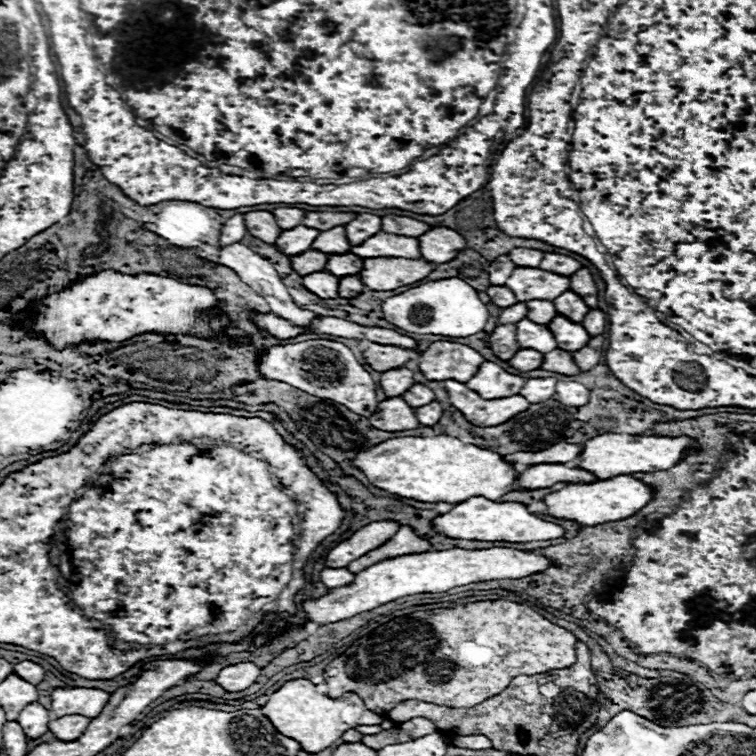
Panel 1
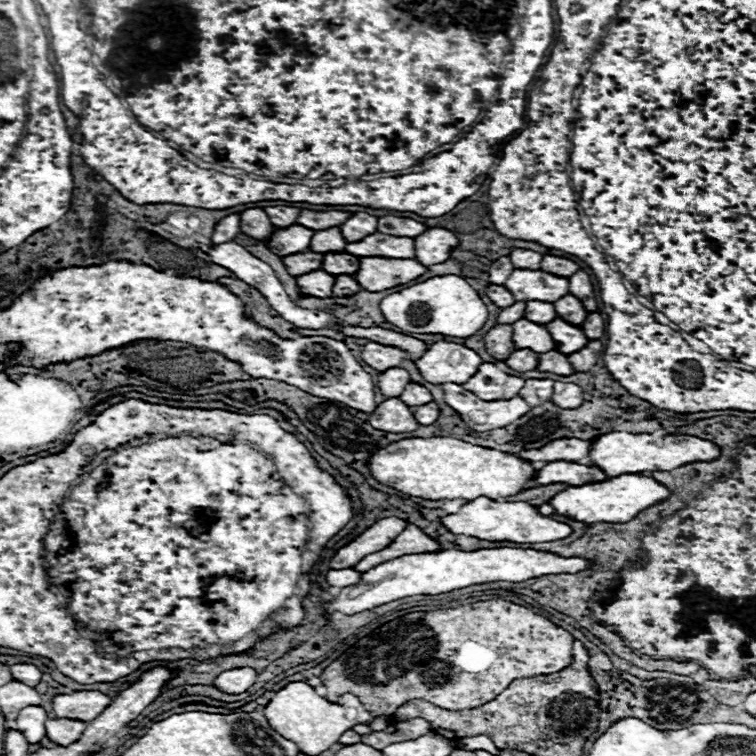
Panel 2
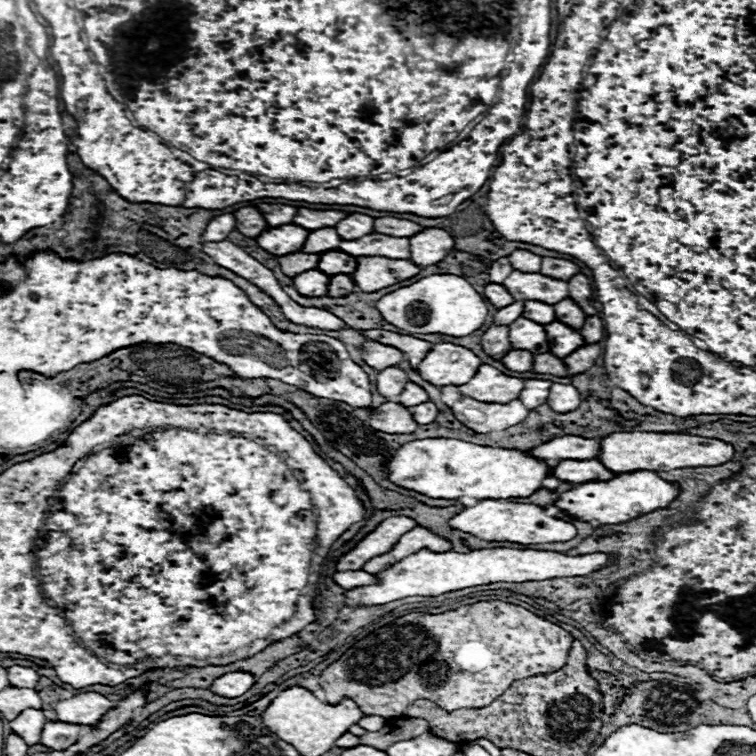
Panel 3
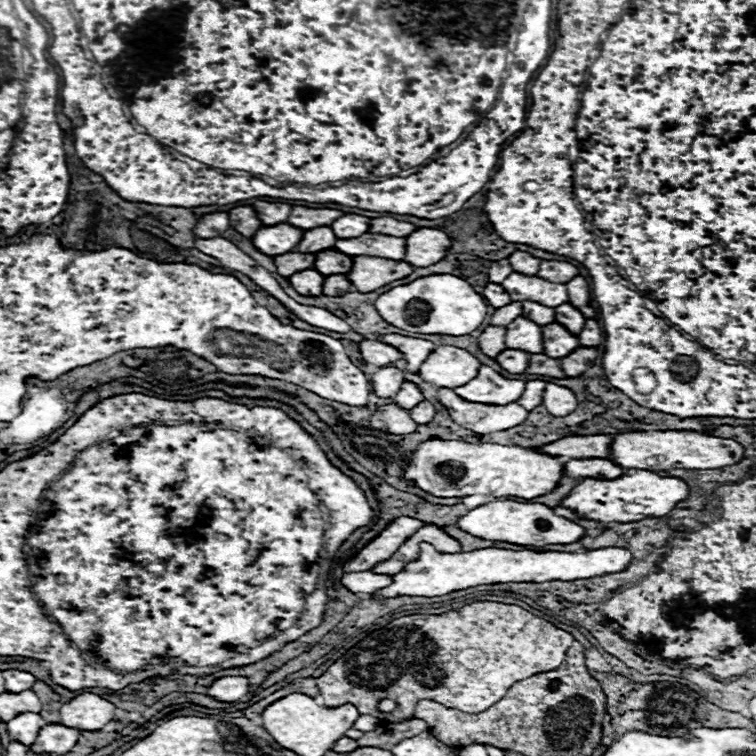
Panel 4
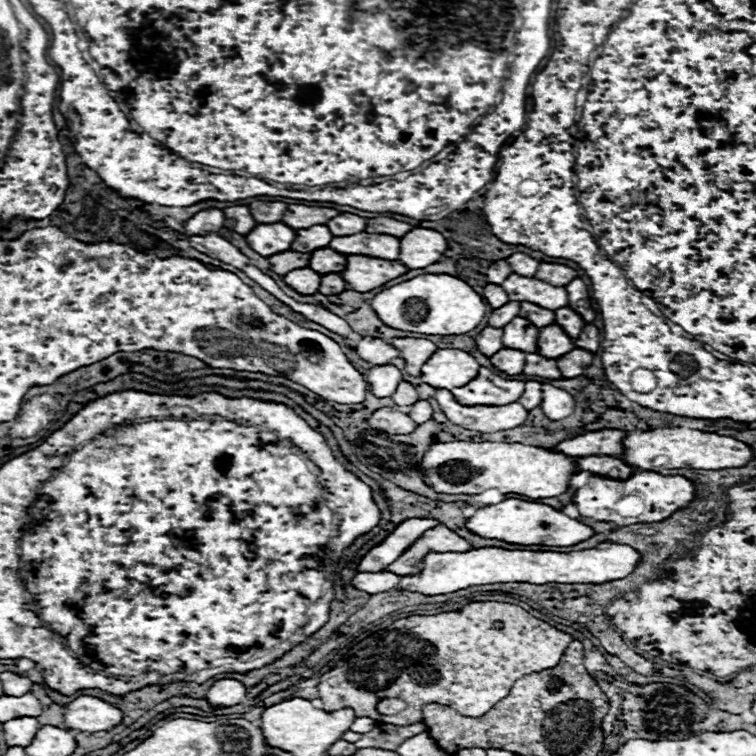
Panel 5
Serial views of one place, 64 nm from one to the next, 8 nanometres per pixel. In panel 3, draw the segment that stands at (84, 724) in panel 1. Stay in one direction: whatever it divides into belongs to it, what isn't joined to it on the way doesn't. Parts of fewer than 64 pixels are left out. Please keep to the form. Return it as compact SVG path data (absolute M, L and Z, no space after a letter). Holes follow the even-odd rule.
M60 720L46 722L40 742L52 750L64 750L64 748L76 744L80 732L82 732L82 726L78 724L68 724L60 722ZM64 726L68 726L68 728L64 728Z

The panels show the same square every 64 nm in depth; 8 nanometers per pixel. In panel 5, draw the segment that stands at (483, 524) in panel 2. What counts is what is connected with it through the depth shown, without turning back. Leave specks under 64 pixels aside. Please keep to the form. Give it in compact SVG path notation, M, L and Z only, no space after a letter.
M508 498L498 504L490 504L490 506L476 510L474 516L468 518L466 528L470 528L470 532L478 532L478 536L490 536L496 540L504 540L508 544L524 544L524 546L530 546L530 544L572 546L572 544L578 544L592 536L590 526L586 526L578 520L572 520L546 504L524 502L524 500L516 500L516 498Z

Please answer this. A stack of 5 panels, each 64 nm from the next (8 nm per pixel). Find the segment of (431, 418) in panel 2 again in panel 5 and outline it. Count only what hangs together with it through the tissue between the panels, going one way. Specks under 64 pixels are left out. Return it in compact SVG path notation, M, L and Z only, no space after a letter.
M418 400L418 402L410 408L408 416L410 416L416 424L422 424L422 422L430 420L430 418L432 418L432 406L430 406L430 402L426 402L426 400Z

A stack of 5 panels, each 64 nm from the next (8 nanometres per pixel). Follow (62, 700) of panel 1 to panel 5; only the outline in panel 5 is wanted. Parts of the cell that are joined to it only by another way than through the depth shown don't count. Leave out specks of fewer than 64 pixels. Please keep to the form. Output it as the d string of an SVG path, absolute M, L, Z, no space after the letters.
M78 696L64 708L64 724L72 730L94 734L100 730L108 730L120 722L122 712L94 696Z

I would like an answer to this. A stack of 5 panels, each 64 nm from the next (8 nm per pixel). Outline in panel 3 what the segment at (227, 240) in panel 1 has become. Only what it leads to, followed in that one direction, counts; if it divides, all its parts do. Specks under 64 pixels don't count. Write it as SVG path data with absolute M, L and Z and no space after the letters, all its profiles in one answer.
M222 214L222 216L216 216L208 224L208 228L204 232L204 240L206 242L222 242L234 230L236 230L236 218L234 218L234 214Z

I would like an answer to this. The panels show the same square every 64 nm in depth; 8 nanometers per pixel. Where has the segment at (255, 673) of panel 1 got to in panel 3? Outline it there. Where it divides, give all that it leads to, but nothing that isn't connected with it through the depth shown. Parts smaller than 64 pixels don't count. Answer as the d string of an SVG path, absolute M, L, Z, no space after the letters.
M228 672L216 678L210 690L226 698L236 698L236 696L242 696L254 682L256 680L254 676L250 676L250 672Z

